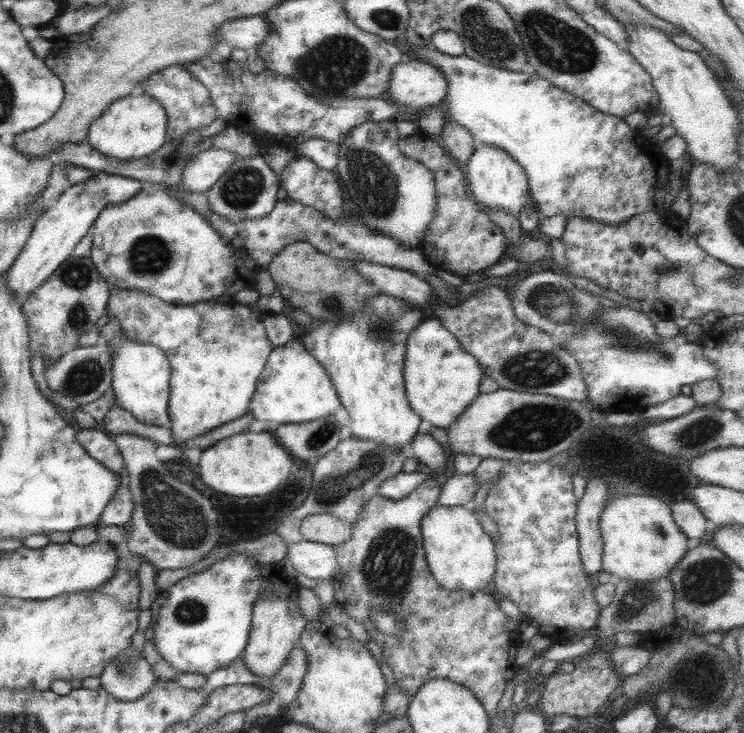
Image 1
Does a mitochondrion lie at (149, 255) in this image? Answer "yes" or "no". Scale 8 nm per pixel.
yes

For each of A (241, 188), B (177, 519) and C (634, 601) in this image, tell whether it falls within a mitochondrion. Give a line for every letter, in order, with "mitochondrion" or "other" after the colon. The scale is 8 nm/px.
A: mitochondrion
B: mitochondrion
C: mitochondrion

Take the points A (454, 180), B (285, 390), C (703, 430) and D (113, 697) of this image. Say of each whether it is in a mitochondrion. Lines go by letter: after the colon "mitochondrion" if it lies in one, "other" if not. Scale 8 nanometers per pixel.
A: other
B: other
C: mitochondrion
D: other

